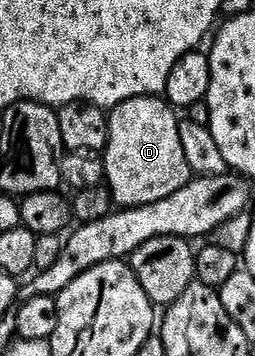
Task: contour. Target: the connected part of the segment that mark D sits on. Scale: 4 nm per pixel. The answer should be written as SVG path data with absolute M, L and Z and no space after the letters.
M159 96L126 99L126 103L115 105L110 110L108 113L110 139L102 154L103 180L117 206L133 209L146 203L158 203L158 199L166 199L166 195L174 195L174 191L182 191L182 187L186 187L186 183L192 180L193 171L190 163L186 163L186 154L182 151L180 123L181 118L177 110Z

